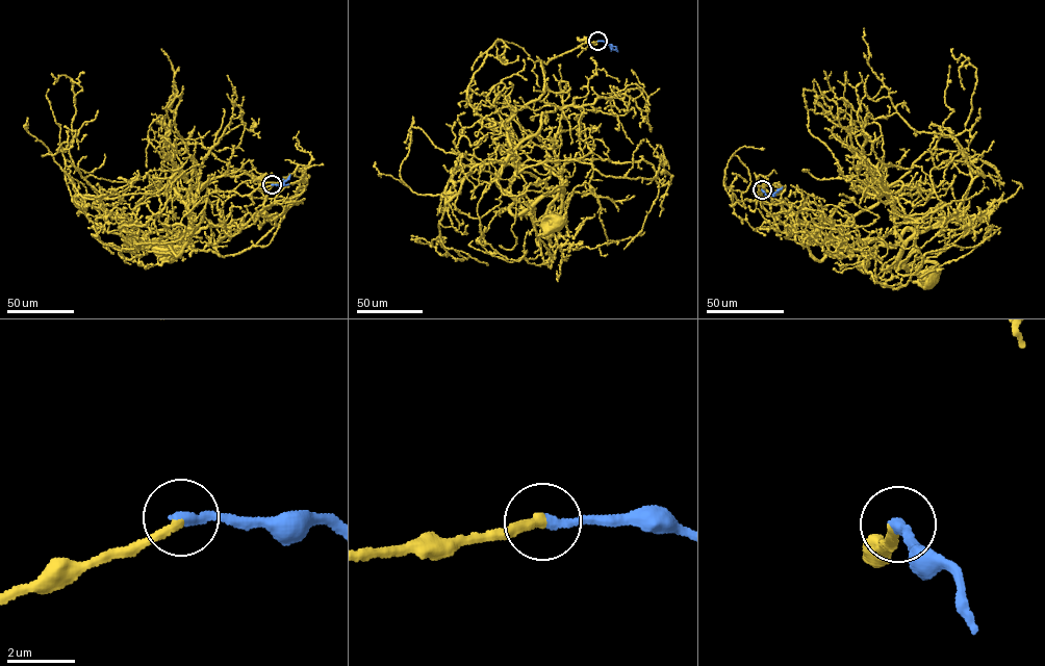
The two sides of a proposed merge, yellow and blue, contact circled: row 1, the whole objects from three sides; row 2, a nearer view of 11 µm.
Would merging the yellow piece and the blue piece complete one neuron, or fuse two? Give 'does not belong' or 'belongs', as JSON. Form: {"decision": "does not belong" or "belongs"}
{"decision": "belongs"}

